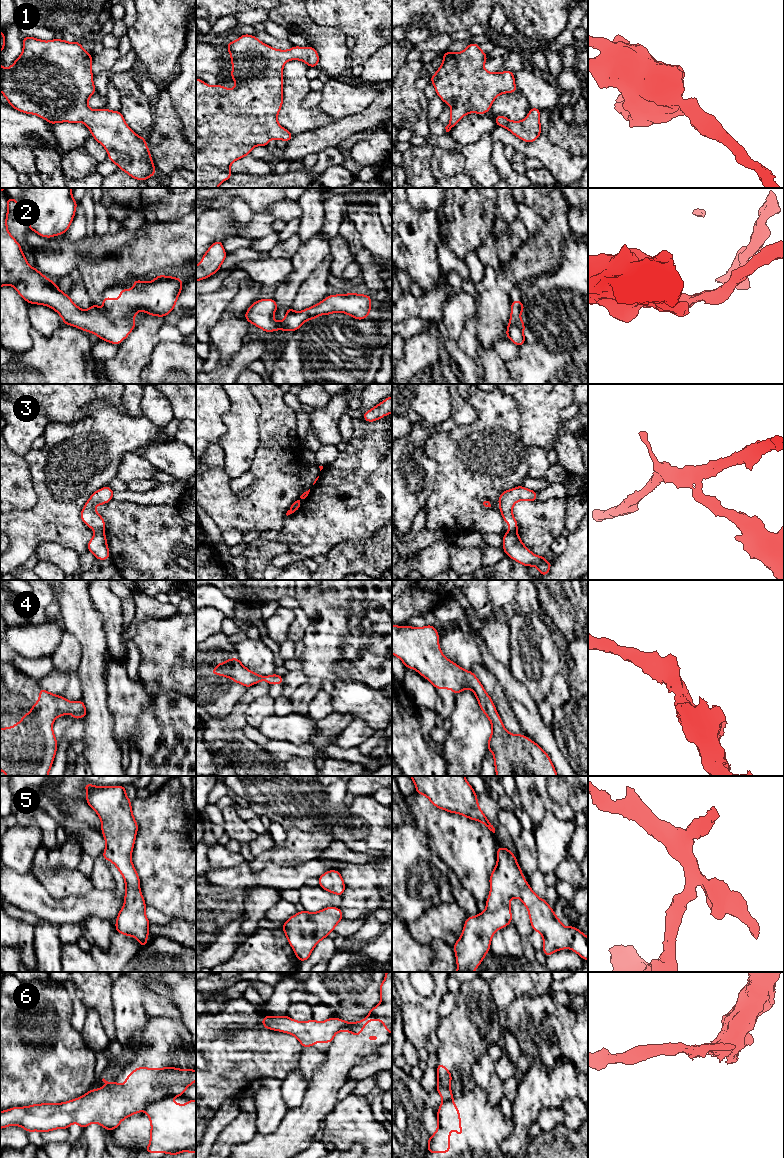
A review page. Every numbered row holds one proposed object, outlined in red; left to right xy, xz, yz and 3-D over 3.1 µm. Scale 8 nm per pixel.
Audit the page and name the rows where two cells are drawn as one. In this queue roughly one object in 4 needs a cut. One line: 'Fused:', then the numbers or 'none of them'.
Fused: 3, 6

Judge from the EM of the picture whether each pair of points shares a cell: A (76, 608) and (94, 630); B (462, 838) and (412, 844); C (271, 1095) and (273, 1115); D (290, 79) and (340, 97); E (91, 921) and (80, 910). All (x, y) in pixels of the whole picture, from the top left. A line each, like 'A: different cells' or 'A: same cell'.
A: same cell
B: different cells
C: same cell
D: different cells
E: different cells

